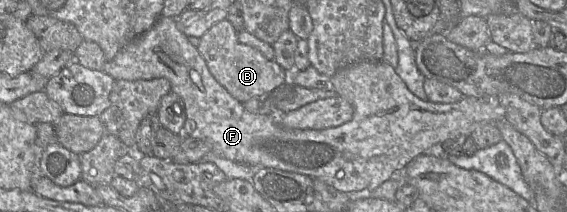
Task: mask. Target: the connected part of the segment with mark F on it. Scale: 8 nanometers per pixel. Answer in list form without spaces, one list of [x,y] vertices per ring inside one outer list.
[[[161,16],[155,22],[155,24],[145,33],[136,37],[135,39],[128,42],[123,48],[116,54],[116,56],[110,60],[106,61],[102,69],[106,74],[110,75],[114,80],[149,80],[155,78],[165,78],[170,82],[171,91],[176,93],[183,101],[185,110],[185,122],[182,130],[182,137],[193,137],[198,139],[207,140],[212,145],[212,155],[220,156],[222,158],[228,159],[230,161],[245,164],[252,167],[269,167],[276,168],[283,171],[295,172],[310,177],[320,179],[327,184],[333,186],[335,189],[344,192],[355,192],[361,191],[363,189],[368,189],[373,191],[377,189],[382,183],[388,180],[392,174],[410,163],[415,157],[425,154],[426,151],[431,149],[434,145],[443,143],[446,140],[458,139],[460,137],[470,136],[472,132],[479,127],[487,123],[496,124],[497,121],[505,118],[506,111],[503,106],[500,105],[497,98],[474,98],[474,97],[464,97],[461,101],[456,103],[434,103],[428,100],[423,101],[417,96],[415,96],[403,82],[403,80],[398,76],[396,70],[388,63],[381,61],[363,61],[358,63],[353,63],[339,69],[332,77],[332,90],[334,90],[339,96],[347,100],[354,109],[353,118],[338,127],[332,127],[322,130],[313,129],[288,129],[279,124],[279,120],[275,118],[275,114],[266,113],[249,113],[243,106],[243,103],[235,99],[210,73],[203,57],[197,50],[197,47],[193,46],[189,41],[188,37],[184,35],[177,27],[175,18]]]

